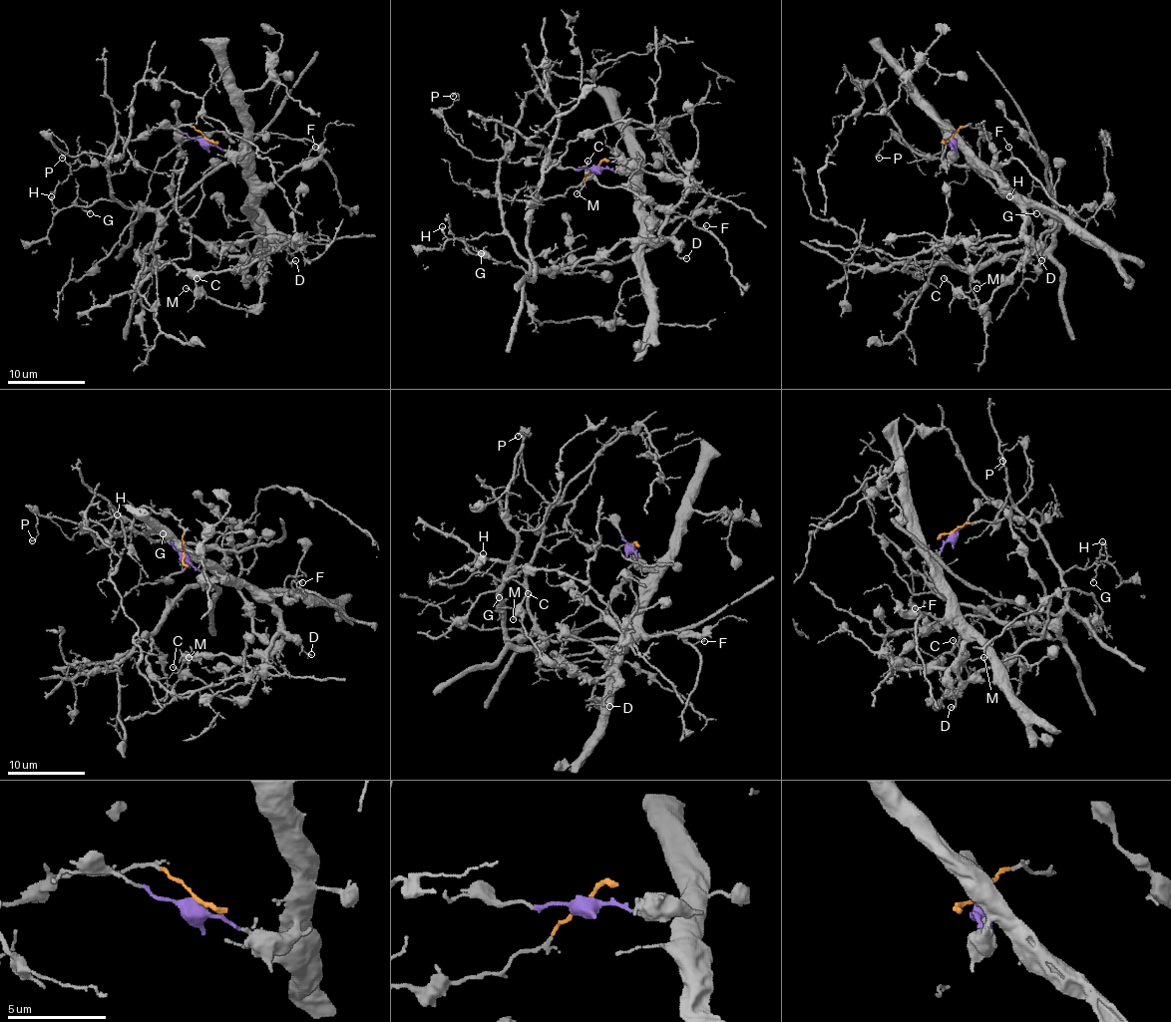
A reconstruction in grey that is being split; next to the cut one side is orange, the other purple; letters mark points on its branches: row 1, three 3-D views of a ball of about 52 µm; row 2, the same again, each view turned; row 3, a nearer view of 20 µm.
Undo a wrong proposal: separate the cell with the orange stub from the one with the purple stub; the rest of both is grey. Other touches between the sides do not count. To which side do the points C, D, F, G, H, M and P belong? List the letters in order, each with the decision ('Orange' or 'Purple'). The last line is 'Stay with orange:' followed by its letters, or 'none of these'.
C: Purple
D: Purple
F: Purple
G: Orange
H: Orange
M: Purple
P: Orange
Stay with orange: G, H, P

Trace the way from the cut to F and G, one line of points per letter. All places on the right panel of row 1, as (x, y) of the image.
F: (952, 140), (954, 150), (967, 150), (1001, 182), (1005, 180), (999, 170), (1011, 156), (1009, 146)
G: (952, 138), (967, 125), (980, 129), (984, 140), (982, 138), (976, 170), (1005, 196), (1036, 213)

